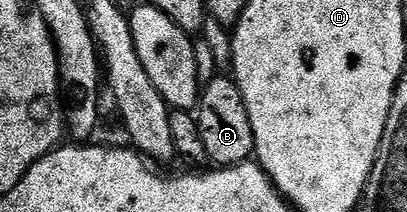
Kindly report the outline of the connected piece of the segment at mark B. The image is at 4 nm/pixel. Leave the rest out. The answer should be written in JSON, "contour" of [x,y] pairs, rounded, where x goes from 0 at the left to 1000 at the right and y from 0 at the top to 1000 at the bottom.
{"contour":[[[528,354],[518,382],[496,401],[484,495],[484,561],[494,613],[494,670],[521,778],[604,774],[624,741],[622,575],[612,575],[612,519],[602,519],[602,462],[592,462],[592,425],[565,354]]]}

